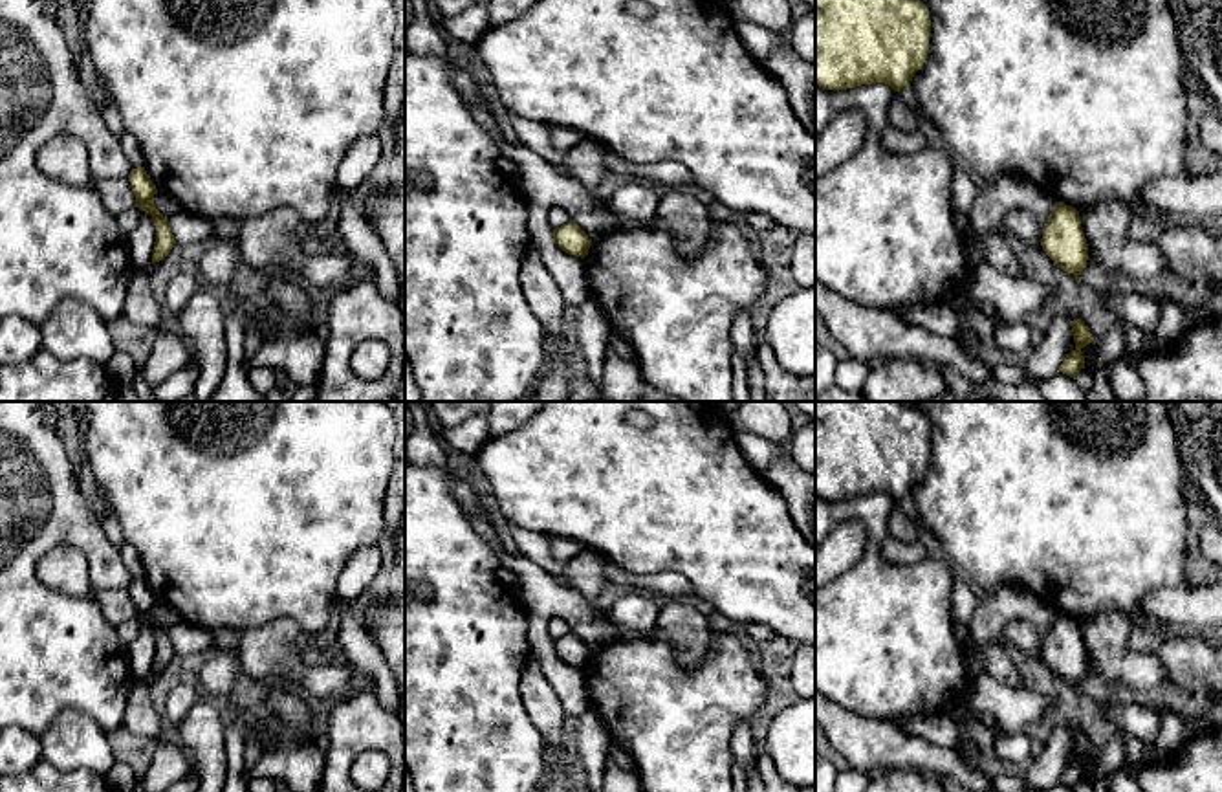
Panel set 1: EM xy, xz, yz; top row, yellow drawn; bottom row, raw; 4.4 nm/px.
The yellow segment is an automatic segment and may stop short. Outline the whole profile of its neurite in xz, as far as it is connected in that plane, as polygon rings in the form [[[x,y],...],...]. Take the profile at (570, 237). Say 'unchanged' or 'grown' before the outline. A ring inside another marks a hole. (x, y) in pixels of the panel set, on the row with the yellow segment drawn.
unchanged; [[[573,220],[553,229],[553,240],[568,255],[581,258],[588,255],[588,249],[592,246],[588,235]]]

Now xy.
unchanged; [[[145,167],[132,169],[128,174],[130,187],[136,194],[136,207],[147,211],[156,226],[156,242],[152,251],[152,264],[163,260],[176,246],[174,235],[163,216],[154,205],[154,194],[158,192]]]

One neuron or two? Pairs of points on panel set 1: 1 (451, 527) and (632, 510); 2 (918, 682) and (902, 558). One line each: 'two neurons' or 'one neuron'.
1: two neurons
2: two neurons

